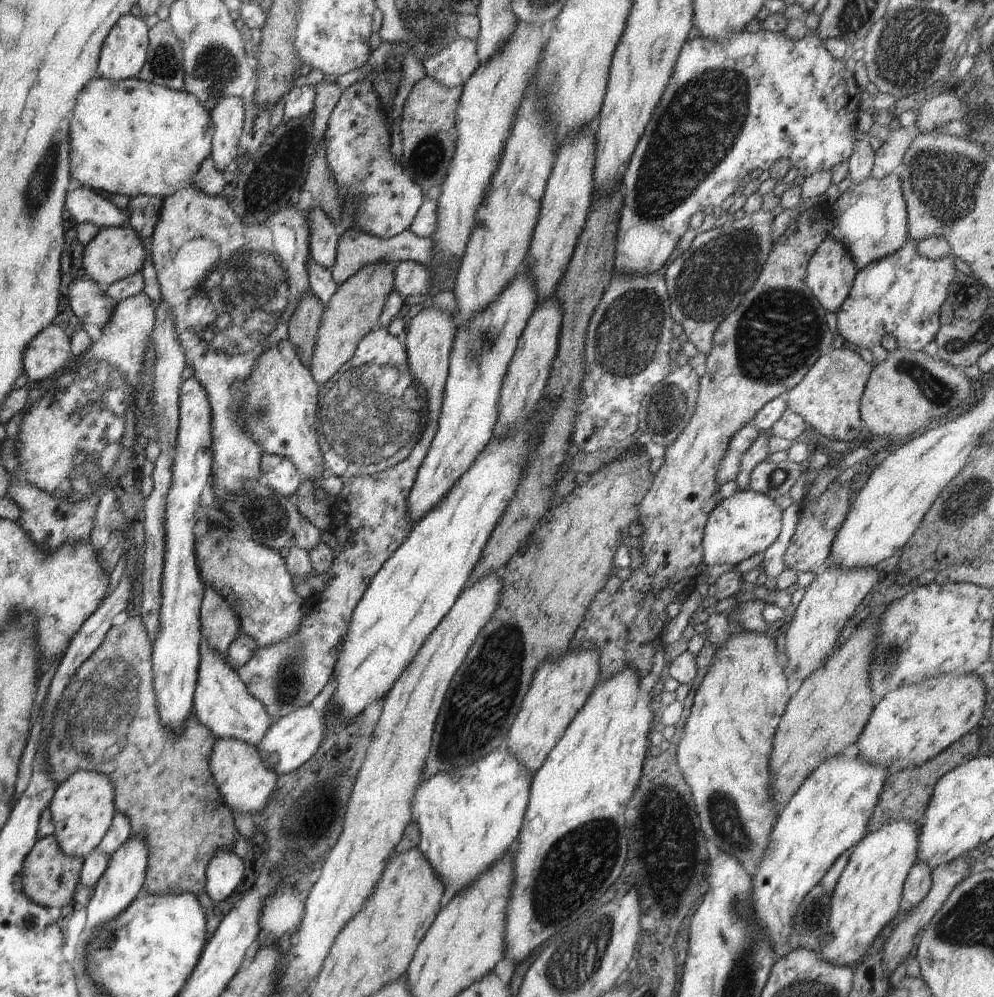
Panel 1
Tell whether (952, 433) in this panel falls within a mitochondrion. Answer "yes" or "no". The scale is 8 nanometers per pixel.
no

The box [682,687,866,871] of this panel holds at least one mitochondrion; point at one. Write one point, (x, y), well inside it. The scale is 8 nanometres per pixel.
(726, 823)

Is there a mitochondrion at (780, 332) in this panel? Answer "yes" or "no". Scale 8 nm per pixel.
yes

